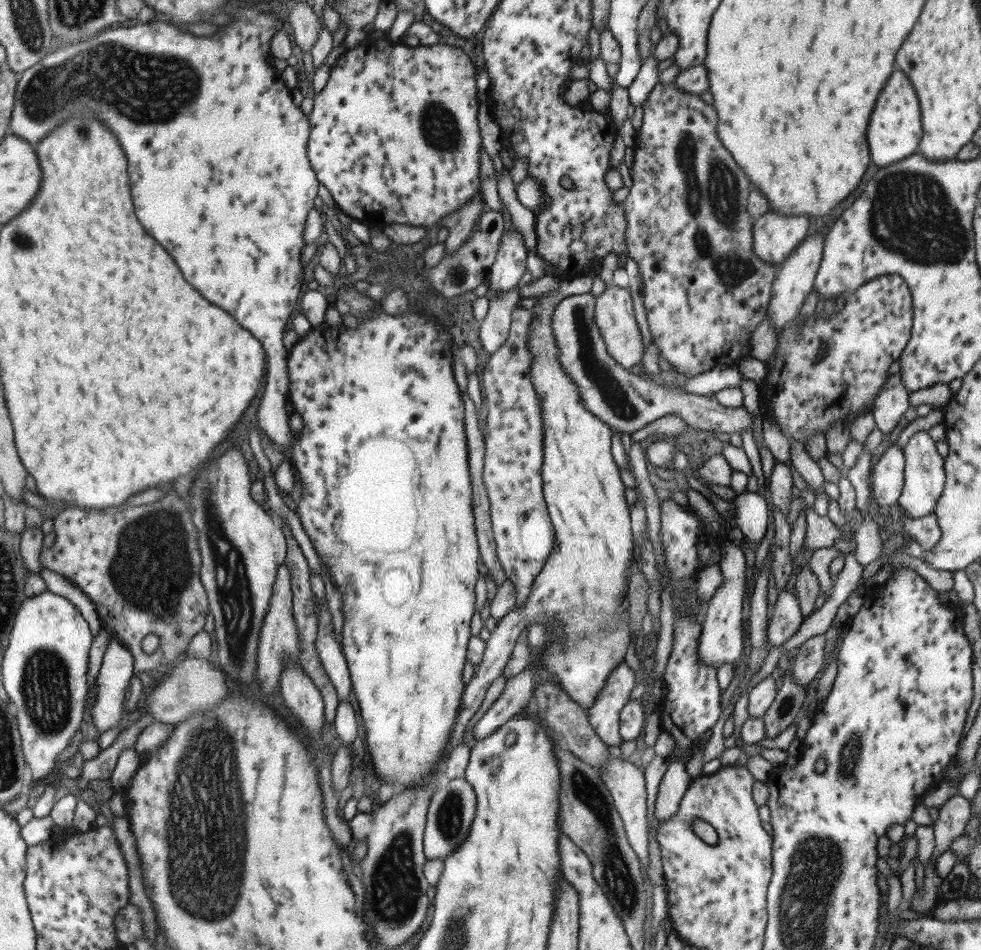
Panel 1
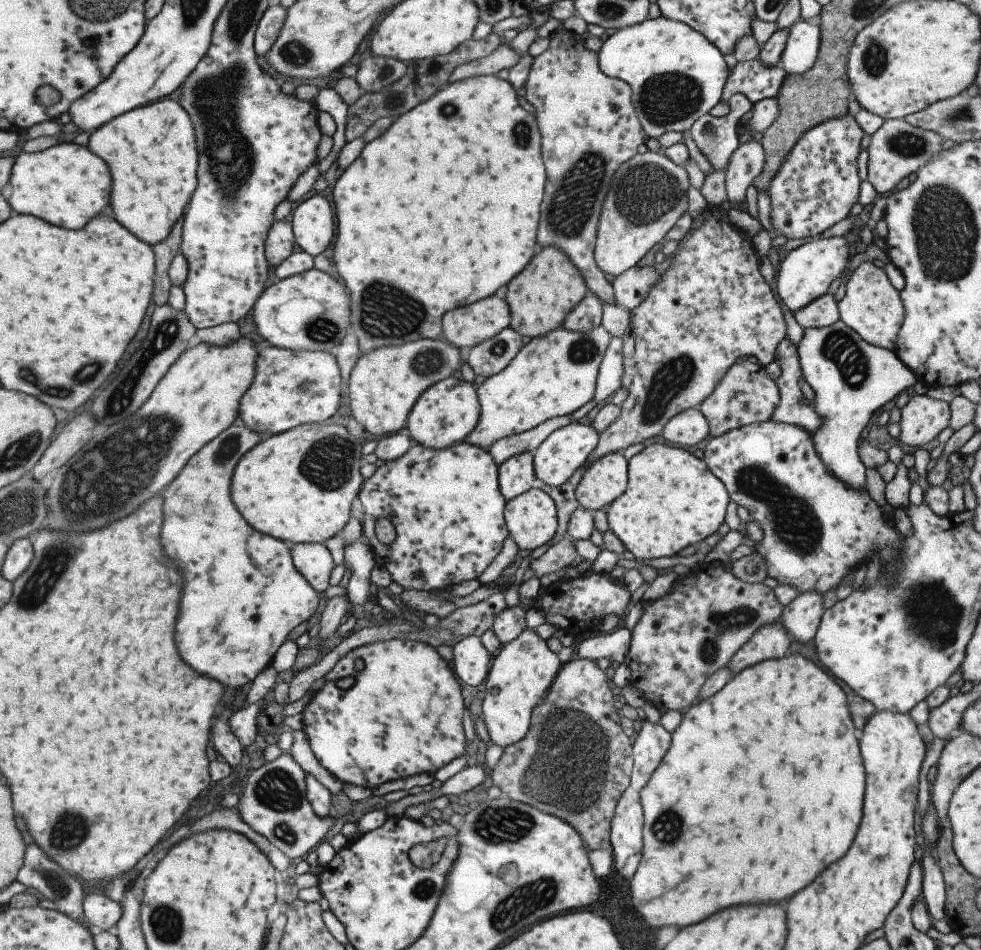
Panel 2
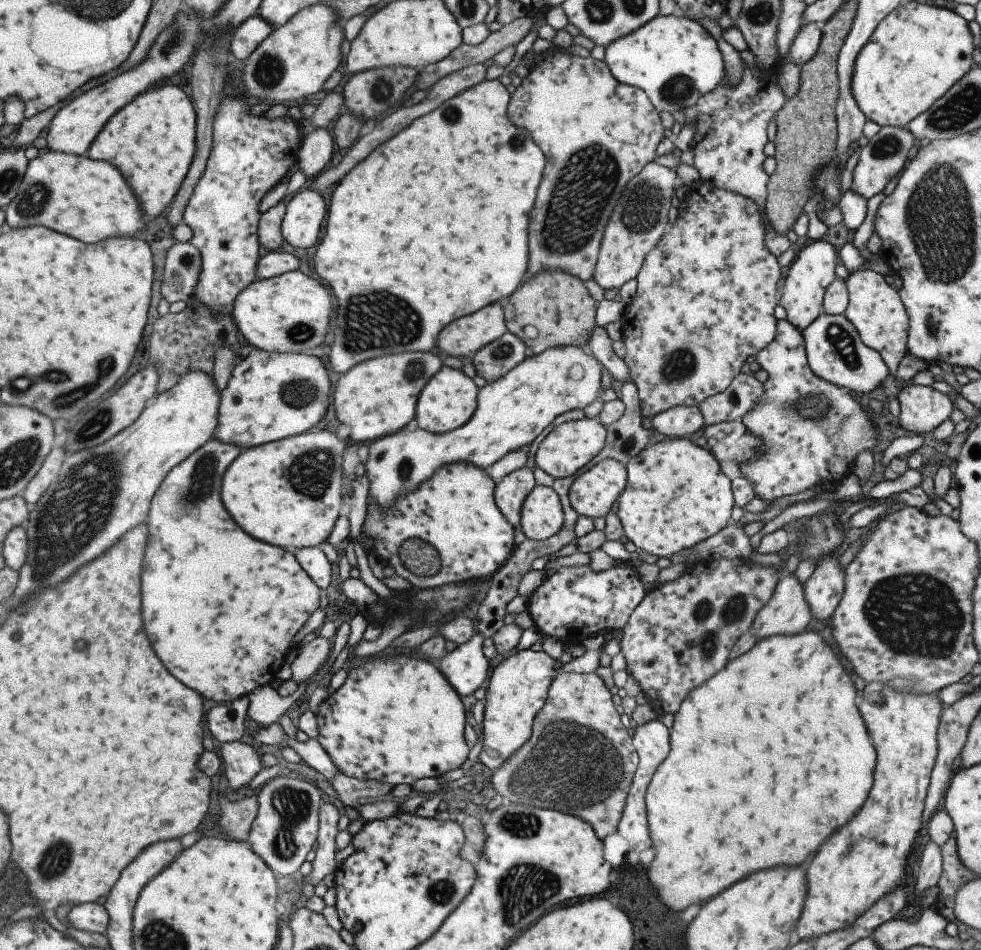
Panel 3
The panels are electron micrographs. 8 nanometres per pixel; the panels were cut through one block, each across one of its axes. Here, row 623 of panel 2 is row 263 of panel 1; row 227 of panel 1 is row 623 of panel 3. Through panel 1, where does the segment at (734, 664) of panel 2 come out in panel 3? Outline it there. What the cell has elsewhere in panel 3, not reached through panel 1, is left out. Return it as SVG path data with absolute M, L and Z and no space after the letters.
M783 572L749 631L758 640L771 635L793 635L805 631L811 618L802 584L792 573Z

